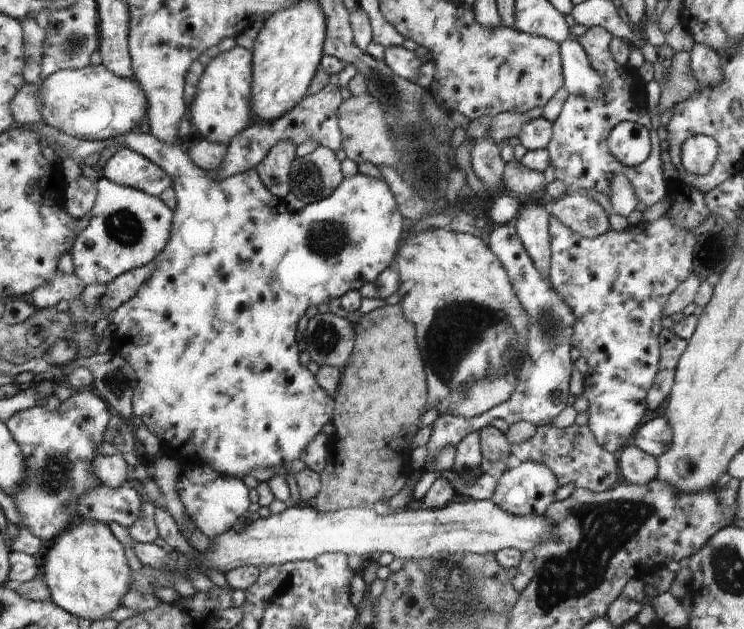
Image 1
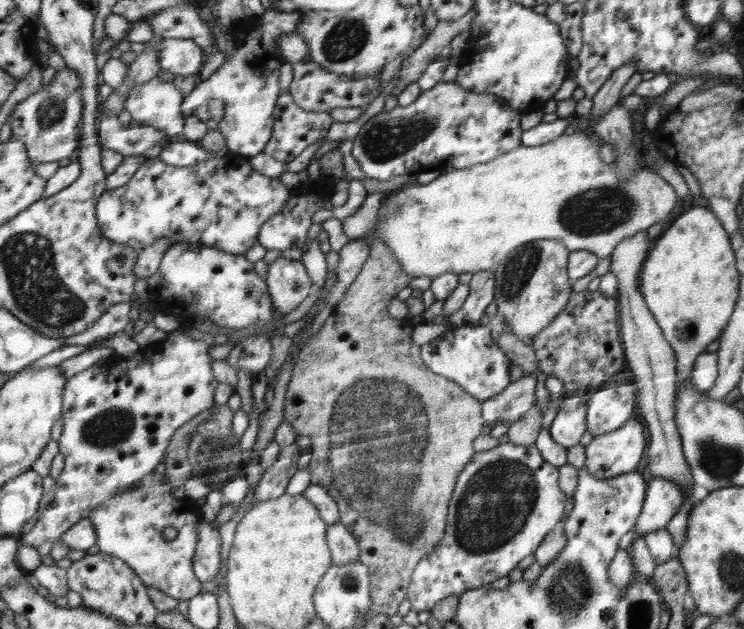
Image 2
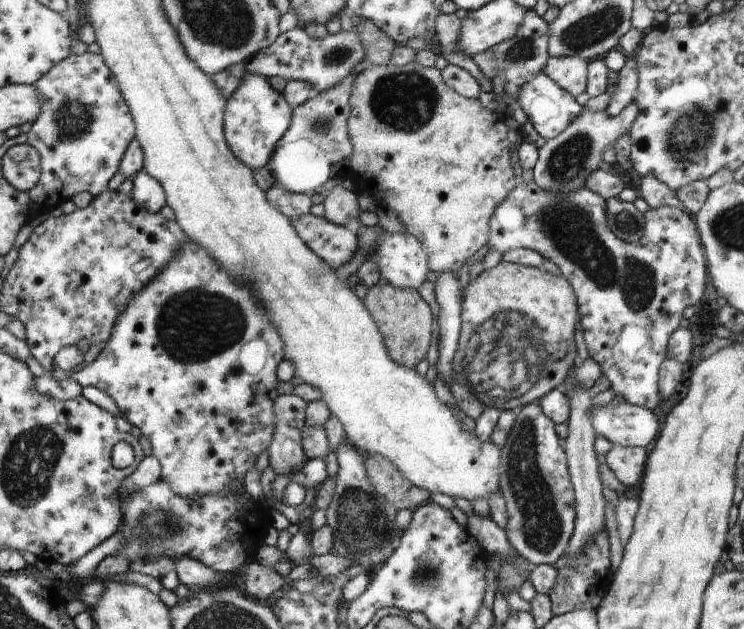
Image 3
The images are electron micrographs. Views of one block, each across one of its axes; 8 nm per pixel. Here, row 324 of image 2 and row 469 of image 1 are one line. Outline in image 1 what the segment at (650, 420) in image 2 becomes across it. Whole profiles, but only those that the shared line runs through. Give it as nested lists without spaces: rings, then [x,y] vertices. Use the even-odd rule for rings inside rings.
[[[634,444],[624,449],[617,461],[624,478],[633,485],[648,485],[659,474],[658,458]]]

